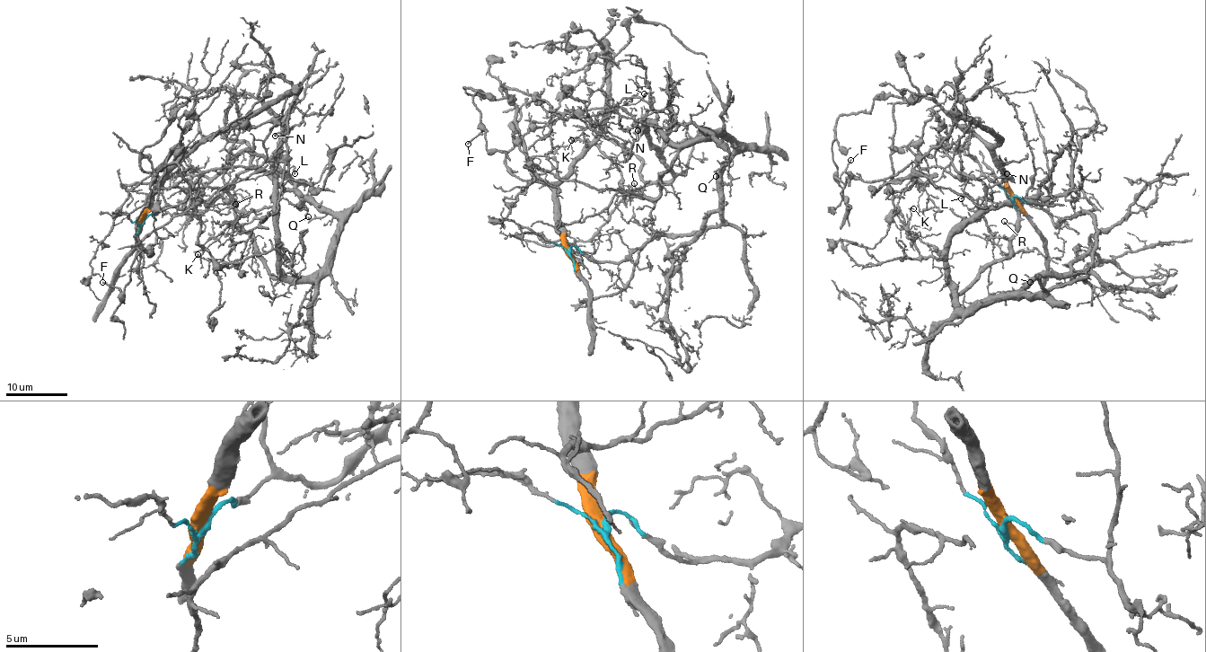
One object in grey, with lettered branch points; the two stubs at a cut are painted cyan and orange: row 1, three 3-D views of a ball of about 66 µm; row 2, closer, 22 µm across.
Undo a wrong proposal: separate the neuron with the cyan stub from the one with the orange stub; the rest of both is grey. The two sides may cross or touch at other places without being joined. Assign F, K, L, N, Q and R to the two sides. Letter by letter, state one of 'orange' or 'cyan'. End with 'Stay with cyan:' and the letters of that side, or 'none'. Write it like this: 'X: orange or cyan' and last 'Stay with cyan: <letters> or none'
F: orange
K: cyan
L: cyan
N: cyan
Q: cyan
R: cyan
Stay with cyan: K, L, N, Q, R

